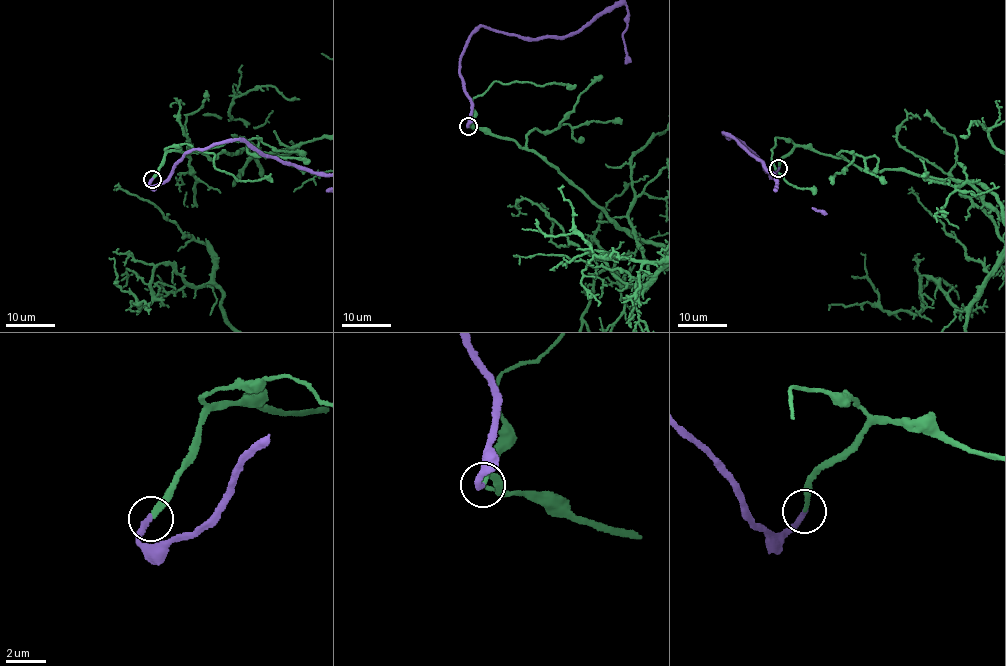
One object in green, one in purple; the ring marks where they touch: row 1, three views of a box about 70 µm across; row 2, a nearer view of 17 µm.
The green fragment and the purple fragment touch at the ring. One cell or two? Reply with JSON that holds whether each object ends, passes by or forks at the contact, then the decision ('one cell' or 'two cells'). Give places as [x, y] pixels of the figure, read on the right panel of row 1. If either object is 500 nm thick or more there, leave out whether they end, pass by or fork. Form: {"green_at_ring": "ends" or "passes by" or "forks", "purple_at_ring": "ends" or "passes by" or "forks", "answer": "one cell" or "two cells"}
{"green_at_ring": "ends", "purple_at_ring": "ends", "answer": "one cell"}

